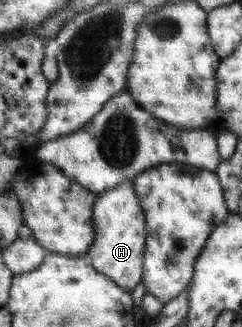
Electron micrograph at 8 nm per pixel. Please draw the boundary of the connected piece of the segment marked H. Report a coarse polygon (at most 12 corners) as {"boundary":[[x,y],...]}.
{"boundary":[[132,181],[97,193],[85,257],[132,293],[146,216]]}

